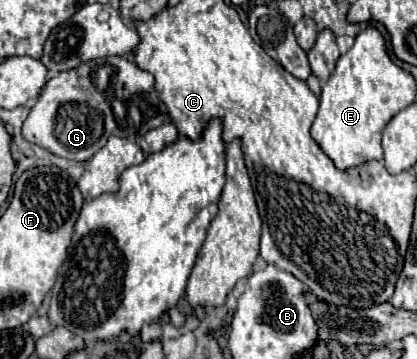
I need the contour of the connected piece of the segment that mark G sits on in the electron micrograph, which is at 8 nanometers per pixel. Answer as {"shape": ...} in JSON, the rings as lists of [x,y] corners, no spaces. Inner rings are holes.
{"shape":[[[114,55],[86,61],[48,79],[22,125],[22,137],[58,157],[82,163],[102,149],[110,135],[138,141],[146,131],[160,127],[166,121],[170,121],[170,117],[164,103],[156,95],[154,77],[142,71],[132,59]],[[102,65],[112,67],[112,77],[106,89],[100,89],[94,79],[96,67]]]}

